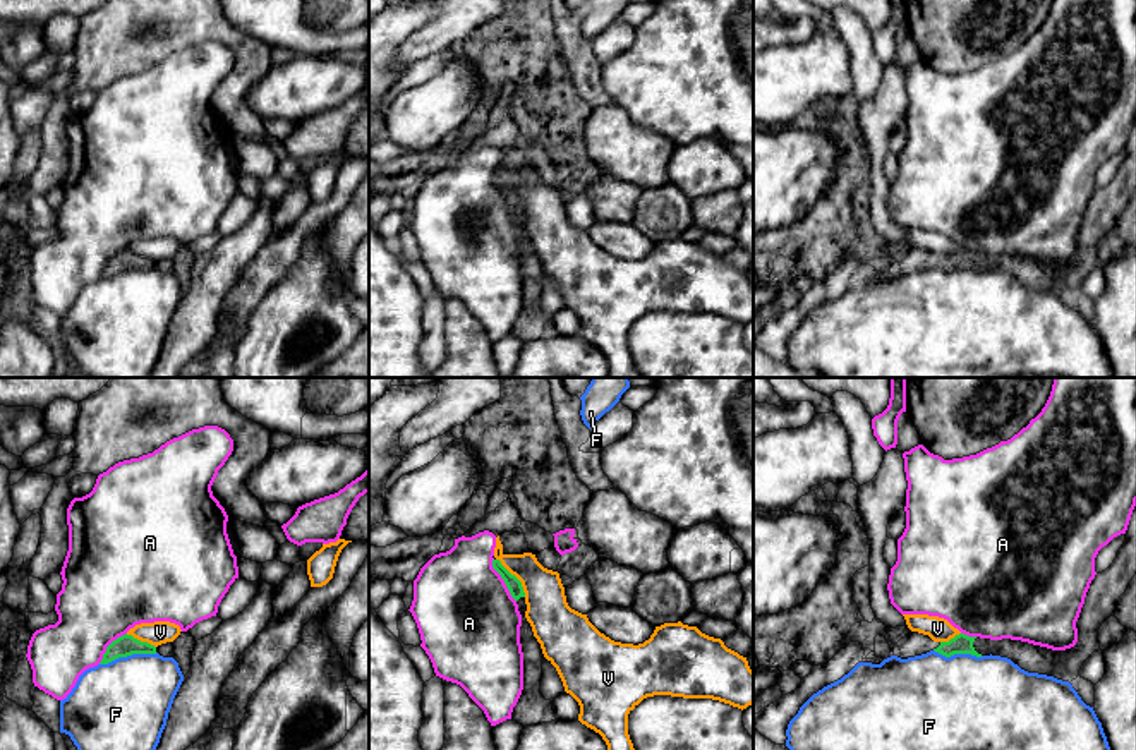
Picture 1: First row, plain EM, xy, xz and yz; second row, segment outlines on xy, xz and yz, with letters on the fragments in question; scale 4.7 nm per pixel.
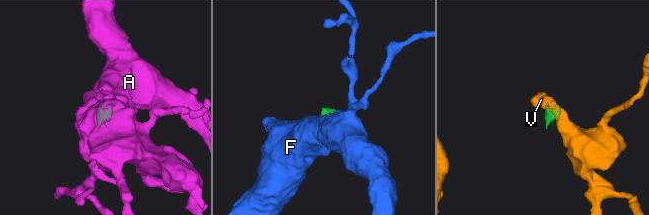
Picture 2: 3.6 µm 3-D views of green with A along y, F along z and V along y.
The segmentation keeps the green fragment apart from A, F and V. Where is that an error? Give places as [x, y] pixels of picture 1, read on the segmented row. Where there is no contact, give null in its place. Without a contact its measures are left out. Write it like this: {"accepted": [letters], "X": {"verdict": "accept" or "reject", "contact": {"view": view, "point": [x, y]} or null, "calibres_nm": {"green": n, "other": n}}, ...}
{"accepted": [], "A": {"verdict": "reject", "contact": {"view": "xz", "point": [503, 579]}, "calibres_nm": {"green": 70, "other": 460}}, "F": {"verdict": "reject", "contact": {"view": "xy", "point": [127, 654]}, "calibres_nm": {"green": 100, "other": 420}}, "V": {"verdict": "reject", "contact": {"view": "xz", "point": [515, 577]}, "calibres_nm": {"green": 70, "other": 200}}}

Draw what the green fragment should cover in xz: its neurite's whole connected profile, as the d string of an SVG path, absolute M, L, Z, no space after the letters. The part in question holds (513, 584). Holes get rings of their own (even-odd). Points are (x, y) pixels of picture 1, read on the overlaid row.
M492 559L492 568L505 580L522 614L520 644L523 652L523 690L517 705L513 707L511 719L522 724L523 728L532 724L551 723L556 719L553 704L551 700L546 700L541 693L544 654L541 644L534 637L530 623L525 618L527 604L522 582L515 575L511 575L501 565L499 559Z

